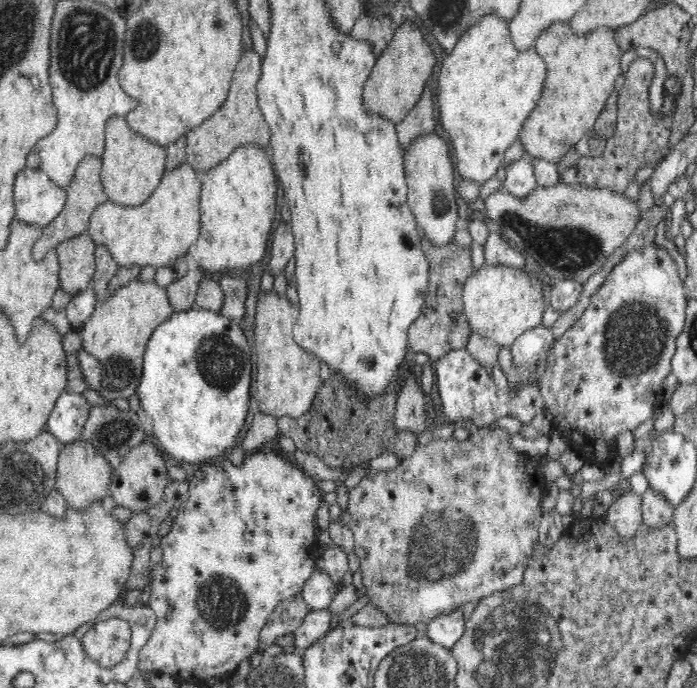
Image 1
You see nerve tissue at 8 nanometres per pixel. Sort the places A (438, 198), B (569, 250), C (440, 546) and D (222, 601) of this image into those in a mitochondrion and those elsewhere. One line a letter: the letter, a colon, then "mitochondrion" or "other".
A: mitochondrion
B: mitochondrion
C: mitochondrion
D: mitochondrion

